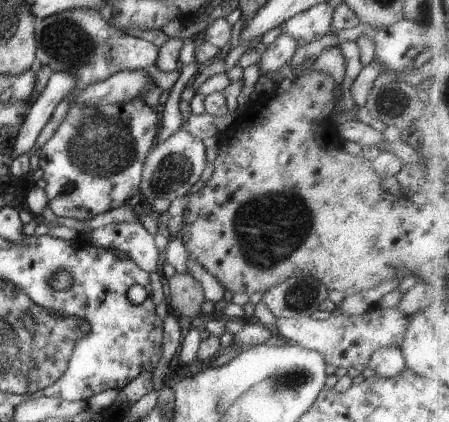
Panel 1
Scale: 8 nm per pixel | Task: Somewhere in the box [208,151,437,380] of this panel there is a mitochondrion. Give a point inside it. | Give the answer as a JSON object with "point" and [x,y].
{"point":[285,220]}

